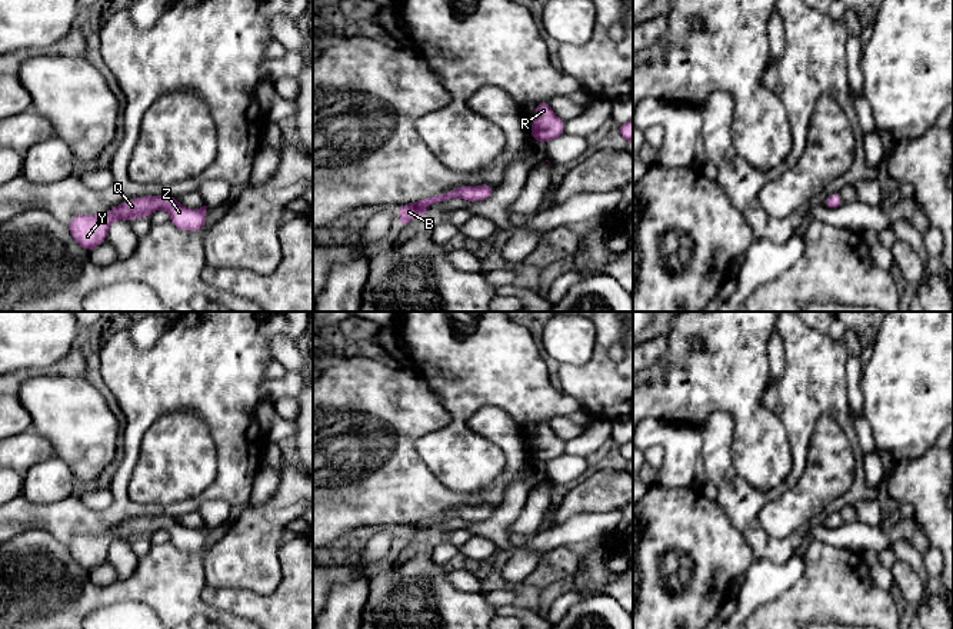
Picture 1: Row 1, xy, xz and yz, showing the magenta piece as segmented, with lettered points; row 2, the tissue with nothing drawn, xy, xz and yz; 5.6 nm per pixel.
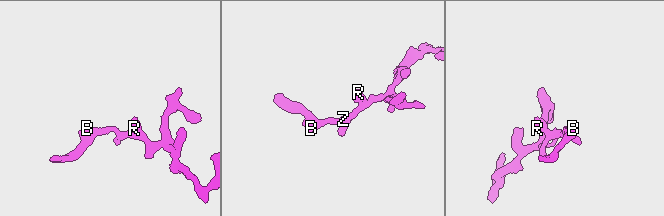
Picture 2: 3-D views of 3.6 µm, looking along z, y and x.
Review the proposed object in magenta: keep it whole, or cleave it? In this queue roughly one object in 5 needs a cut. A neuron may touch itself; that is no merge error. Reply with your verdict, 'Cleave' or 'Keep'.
Keep

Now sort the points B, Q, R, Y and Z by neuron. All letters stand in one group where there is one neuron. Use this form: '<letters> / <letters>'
B Q R Y Z

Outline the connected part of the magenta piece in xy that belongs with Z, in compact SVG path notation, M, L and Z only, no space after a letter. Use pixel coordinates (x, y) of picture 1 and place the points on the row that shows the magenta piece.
M160 194L126 200L103 214L73 216L67 227L73 239L90 253L93 247L107 240L107 232L113 222L150 217L157 209L167 210L171 224L180 230L200 230L206 226L207 206L189 209L176 197Z

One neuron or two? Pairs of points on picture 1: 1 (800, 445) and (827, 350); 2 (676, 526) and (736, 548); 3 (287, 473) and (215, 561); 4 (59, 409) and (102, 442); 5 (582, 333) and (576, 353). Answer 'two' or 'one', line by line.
1: one
2: one
3: one
4: one
5: one

